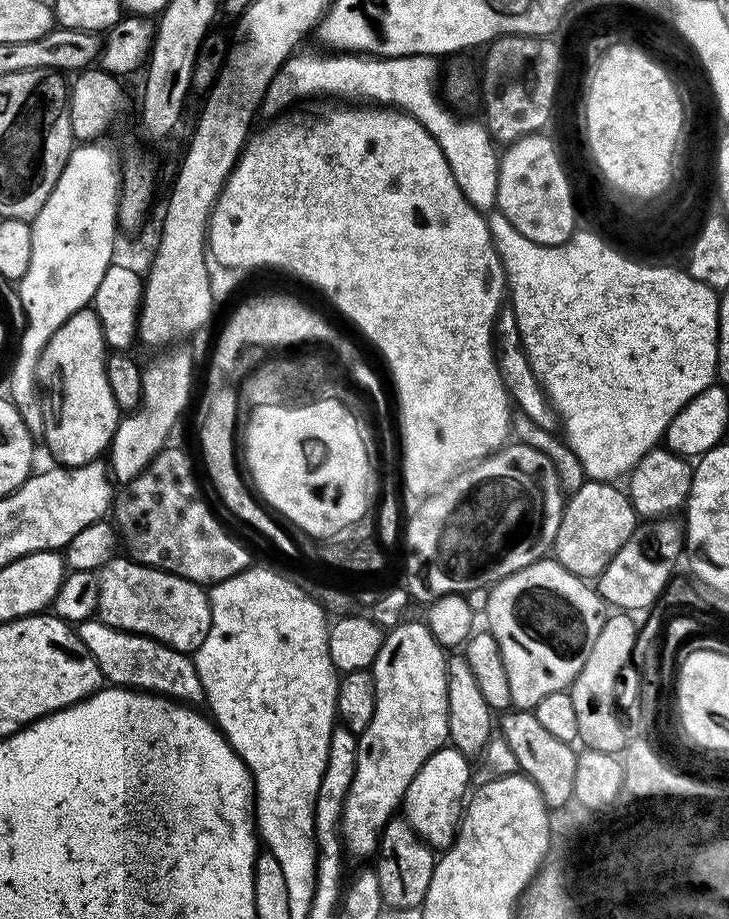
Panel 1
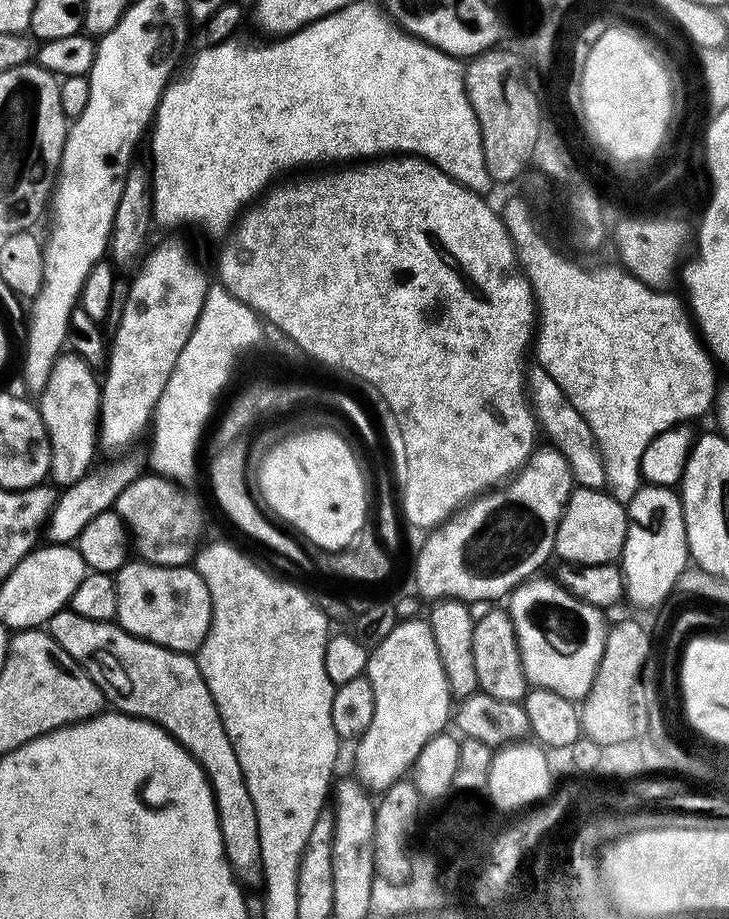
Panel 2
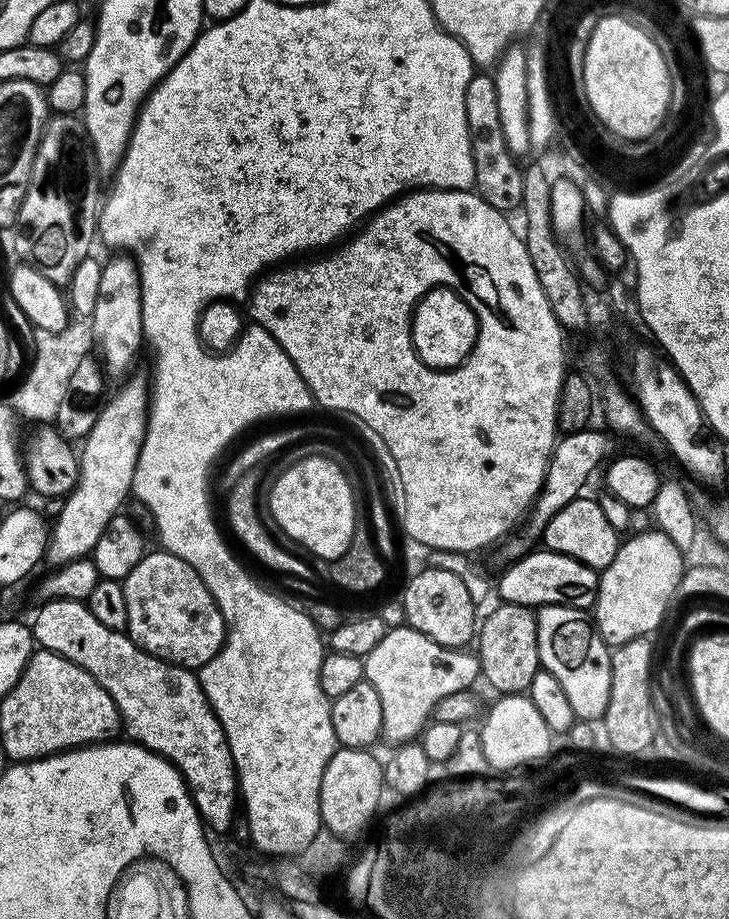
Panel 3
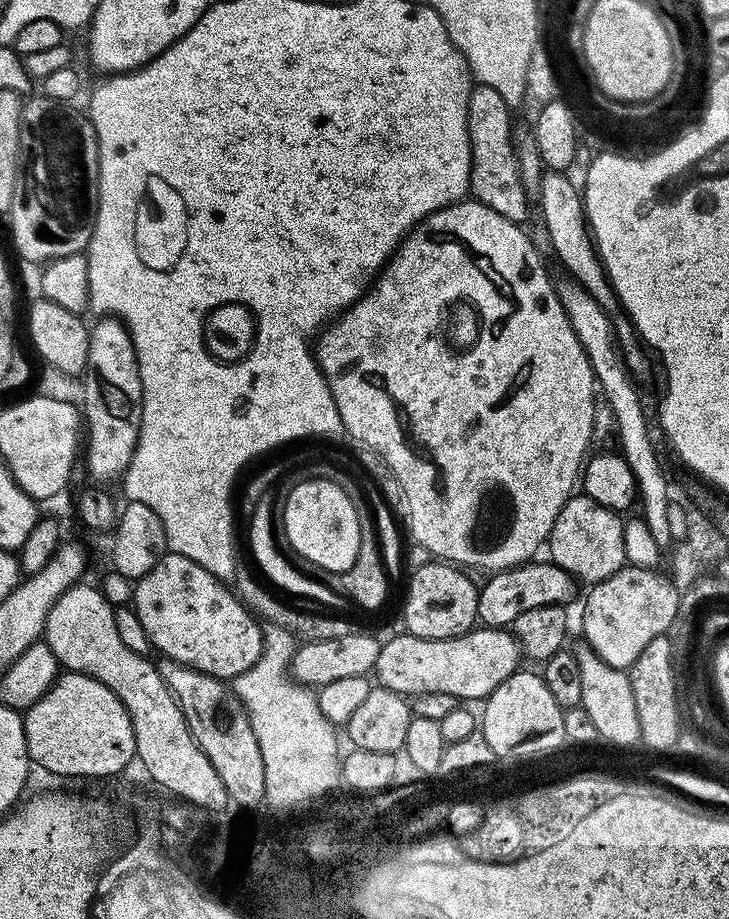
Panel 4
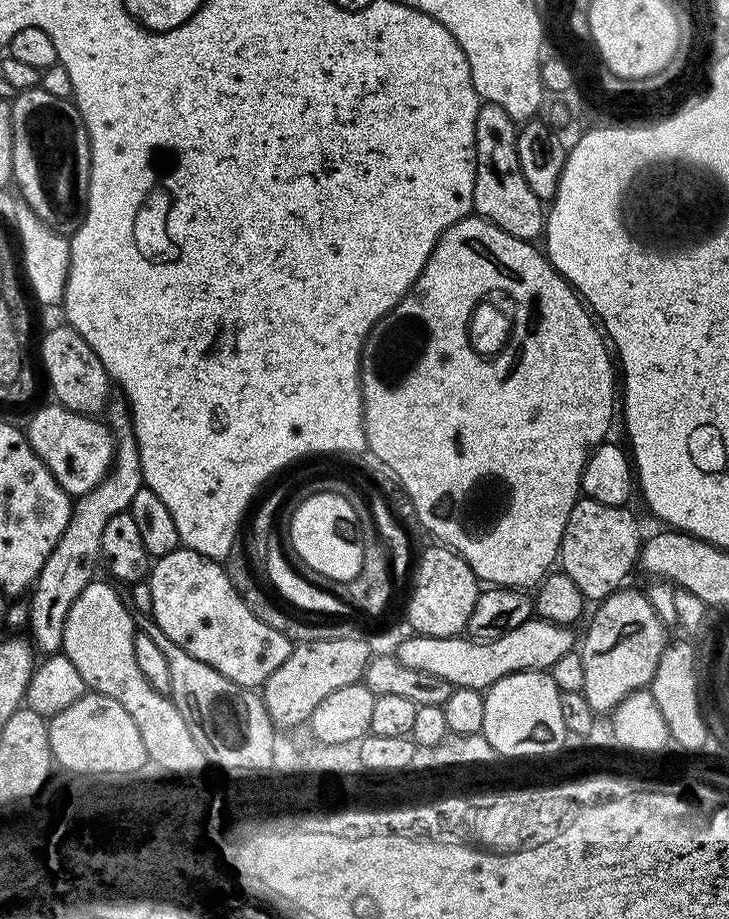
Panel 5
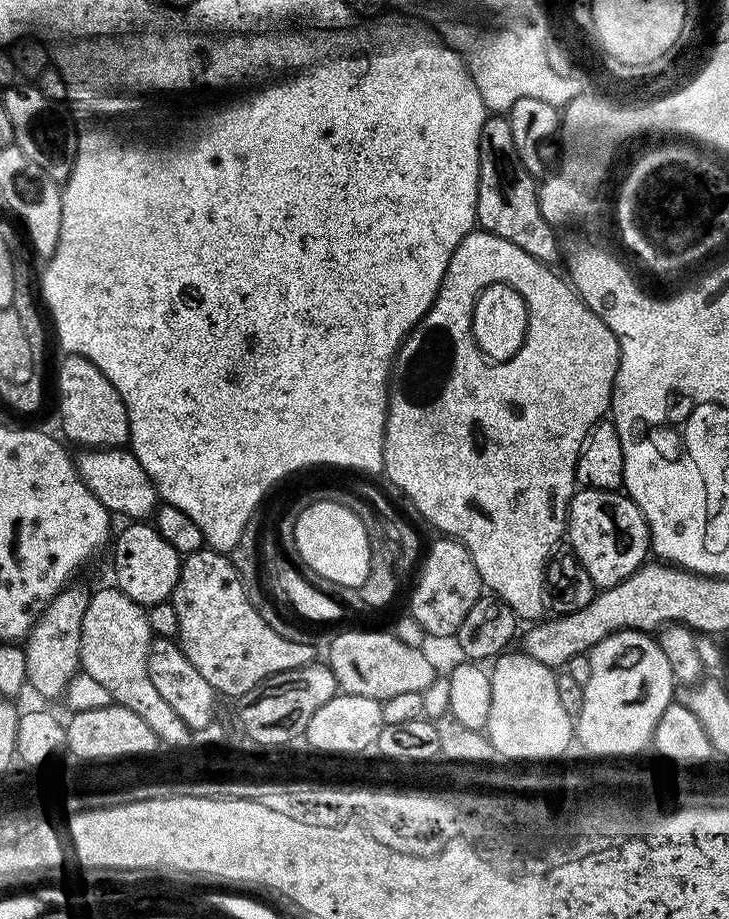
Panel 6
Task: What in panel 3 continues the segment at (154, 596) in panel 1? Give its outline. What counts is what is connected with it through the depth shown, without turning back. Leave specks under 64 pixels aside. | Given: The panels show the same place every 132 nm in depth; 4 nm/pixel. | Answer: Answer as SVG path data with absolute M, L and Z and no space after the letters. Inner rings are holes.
M165 551L159 555L157 568L139 564L122 582L128 614L127 635L144 651L167 664L189 670L202 669L219 655L226 643L224 615L190 562L182 562L182 558Z

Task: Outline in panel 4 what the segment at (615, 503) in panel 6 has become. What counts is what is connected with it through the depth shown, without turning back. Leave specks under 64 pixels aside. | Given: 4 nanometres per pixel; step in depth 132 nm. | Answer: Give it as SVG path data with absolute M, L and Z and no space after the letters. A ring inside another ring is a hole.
M573 494L566 502L566 506L562 506L562 510L558 510L558 518L554 518L554 526L546 541L546 552L552 555L549 556L551 563L557 564L562 570L569 572L576 581L584 583L585 580L585 585L601 584L606 578L610 578L626 566L626 551L623 541L624 523L621 513L612 512L606 506L598 506L598 502L594 502L594 498L589 496Z

